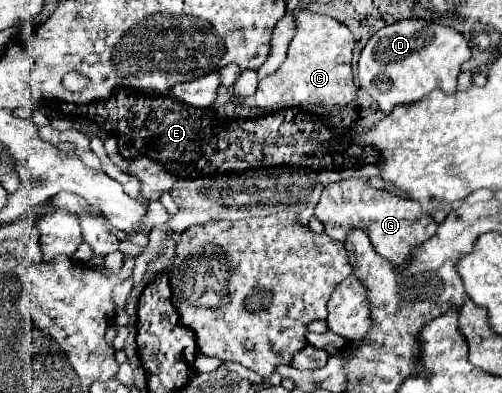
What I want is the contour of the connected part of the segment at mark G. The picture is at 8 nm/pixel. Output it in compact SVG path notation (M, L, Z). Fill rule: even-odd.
M348 178L324 186L322 198L316 206L316 218L327 229L327 235L338 242L344 242L348 230L352 228L366 230L366 234L370 234L374 250L394 266L406 264L414 248L434 236L438 228L438 224L434 226L434 220L430 216L424 216L420 212L418 202L404 200L392 192L378 190L370 186L370 182L364 178Z

